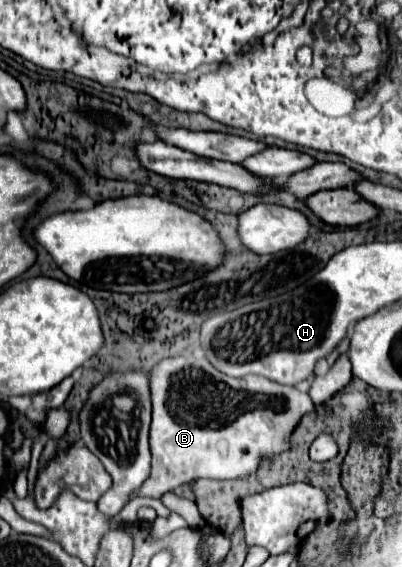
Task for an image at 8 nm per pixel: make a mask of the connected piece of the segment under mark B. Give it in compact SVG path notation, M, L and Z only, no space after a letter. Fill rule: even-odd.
M177 356L177 358L161 360L149 372L149 390L151 390L151 404L153 404L153 422L149 430L151 473L143 486L135 492L134 497L161 498L163 504L172 512L185 517L190 527L203 528L205 522L195 502L178 497L169 491L195 478L237 480L237 478L253 476L259 470L263 460L271 460L281 452L289 450L291 434L295 432L303 416L309 416L315 410L315 406L327 404L337 392L341 392L351 382L351 378L353 378L351 362L347 356L341 356L325 376L315 376L309 394L303 394L291 386L281 386L263 376L231 378L215 370L211 362L207 362L207 358Z

